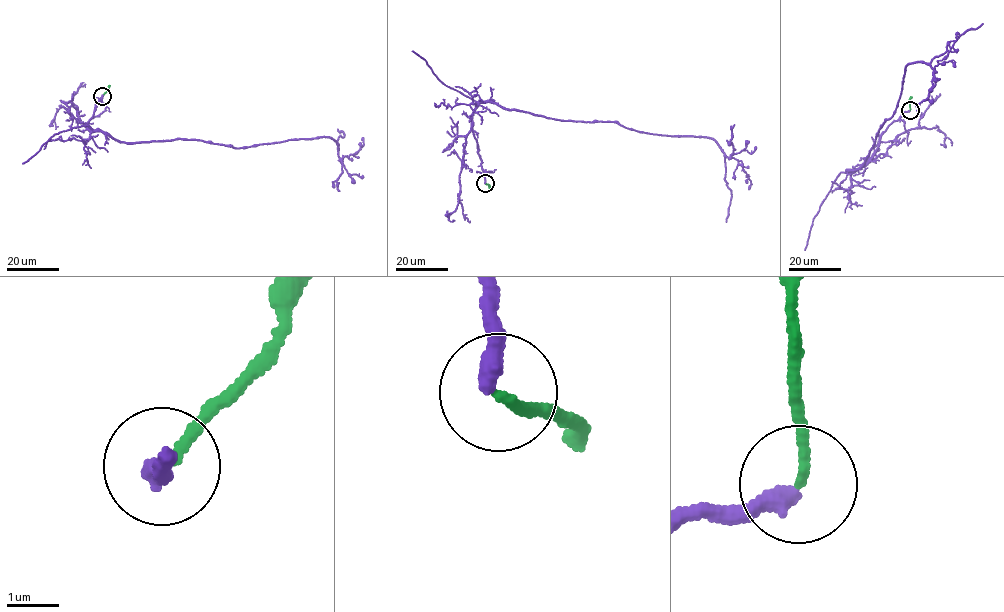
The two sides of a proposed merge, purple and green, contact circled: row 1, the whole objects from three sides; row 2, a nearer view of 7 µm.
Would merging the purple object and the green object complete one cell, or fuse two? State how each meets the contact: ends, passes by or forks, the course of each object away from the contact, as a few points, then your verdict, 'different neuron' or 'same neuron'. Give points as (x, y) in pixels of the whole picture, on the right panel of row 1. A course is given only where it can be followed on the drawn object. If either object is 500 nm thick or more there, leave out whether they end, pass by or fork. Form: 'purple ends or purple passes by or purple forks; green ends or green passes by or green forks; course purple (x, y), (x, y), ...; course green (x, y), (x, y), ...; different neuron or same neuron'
purple ends; green ends; course purple (909, 110), (888, 126), (866, 163), (847, 172), (860, 167), (894, 113), (908, 63), (930, 62), (983, 23); course green (909, 110), (912, 96); different neuron

